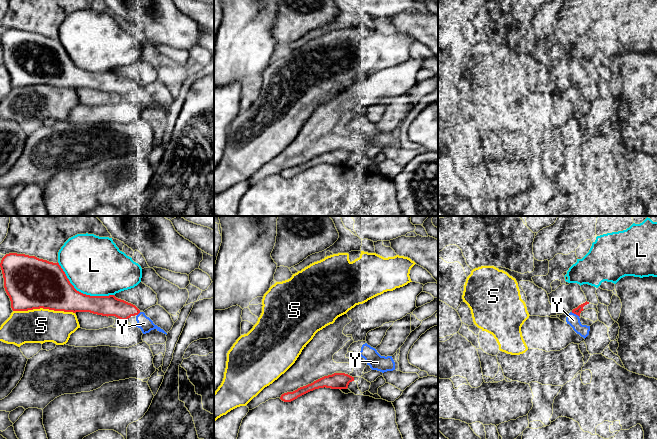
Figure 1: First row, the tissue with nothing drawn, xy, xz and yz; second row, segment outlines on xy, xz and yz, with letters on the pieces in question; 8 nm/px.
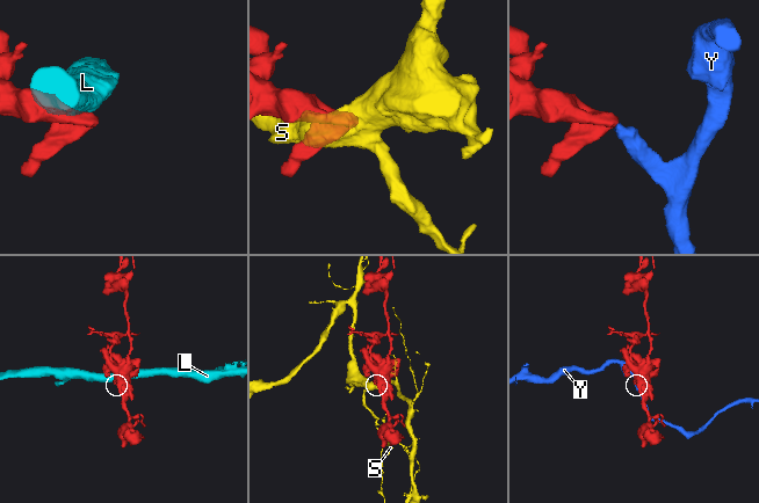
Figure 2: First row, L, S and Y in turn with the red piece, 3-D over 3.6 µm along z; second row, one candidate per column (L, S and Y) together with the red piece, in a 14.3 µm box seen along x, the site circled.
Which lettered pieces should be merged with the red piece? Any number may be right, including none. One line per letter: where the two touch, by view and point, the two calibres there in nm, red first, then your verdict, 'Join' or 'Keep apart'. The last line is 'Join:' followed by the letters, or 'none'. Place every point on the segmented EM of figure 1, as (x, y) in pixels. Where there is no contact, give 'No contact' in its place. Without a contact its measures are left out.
L: Touches red at xy (80, 292). Thickness 320 nm (red) against 480 nm. Keep apart
S: Touches red at xy (44, 308). Thickness 420 nm (red) against 280 nm. Keep apart
Y: Touches red at yz (575, 313). Thickness 60 nm (red) against 100 nm. Join
Join: Y

